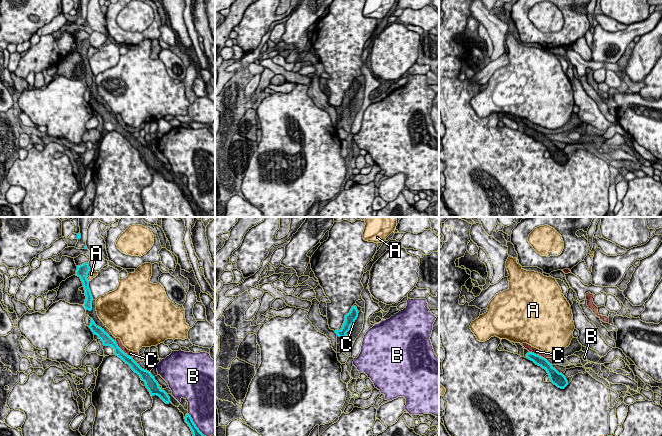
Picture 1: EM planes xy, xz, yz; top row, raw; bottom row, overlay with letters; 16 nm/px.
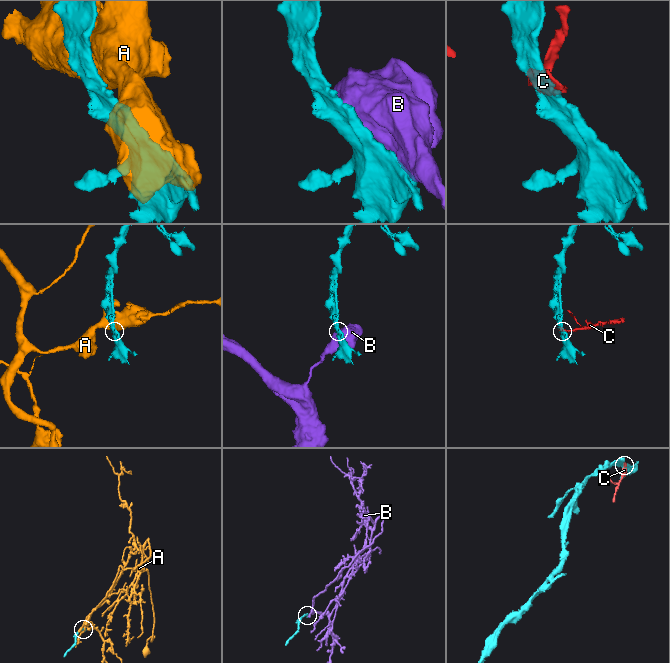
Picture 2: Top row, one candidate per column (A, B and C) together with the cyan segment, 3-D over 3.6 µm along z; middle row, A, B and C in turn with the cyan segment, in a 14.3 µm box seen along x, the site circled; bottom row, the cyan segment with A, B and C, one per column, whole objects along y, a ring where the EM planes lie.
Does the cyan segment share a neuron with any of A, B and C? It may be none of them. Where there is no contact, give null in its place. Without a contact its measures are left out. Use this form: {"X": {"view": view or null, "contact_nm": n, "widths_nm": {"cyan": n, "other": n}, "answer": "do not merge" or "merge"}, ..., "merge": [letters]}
{"A": {"view": "xy", "contact_nm": 190, "widths_nm": {"cyan": 200, "other": 120}, "answer": "do not merge"}, "B": {"view": "xy", "contact_nm": 550, "widths_nm": {"cyan": 190, "other": 480}, "answer": "do not merge"}, "C": {"view": "xy", "contact_nm": 380, "widths_nm": {"cyan": 140, "other": 100}, "answer": "do not merge"}, "merge": []}

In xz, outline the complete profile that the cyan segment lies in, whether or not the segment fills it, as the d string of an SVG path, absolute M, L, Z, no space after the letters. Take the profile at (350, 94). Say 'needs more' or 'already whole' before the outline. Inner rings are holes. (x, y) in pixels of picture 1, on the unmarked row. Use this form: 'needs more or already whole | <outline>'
already whole | M352 82L350 88L345 91L345 97L340 106L335 106L335 109L339 113L345 113L346 109L350 106L351 101L355 98L358 93L358 86L356 82Z

